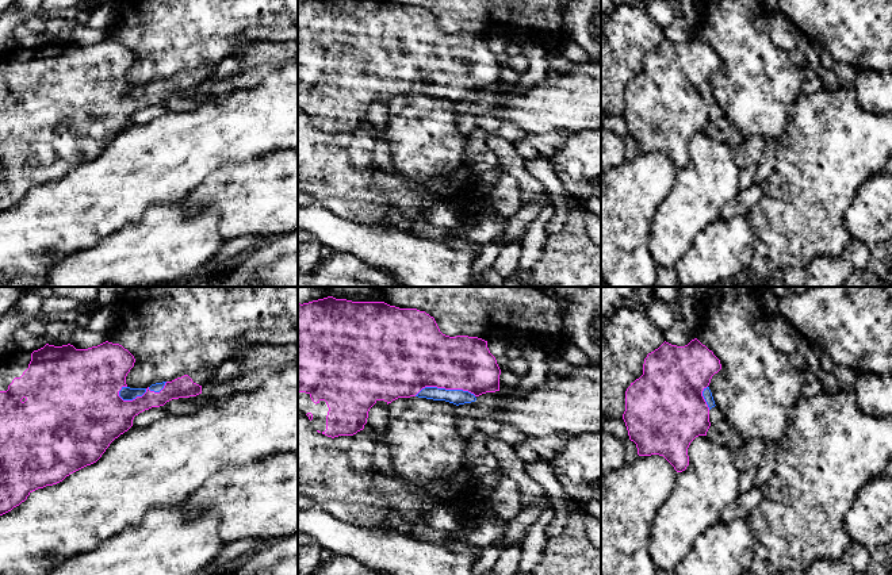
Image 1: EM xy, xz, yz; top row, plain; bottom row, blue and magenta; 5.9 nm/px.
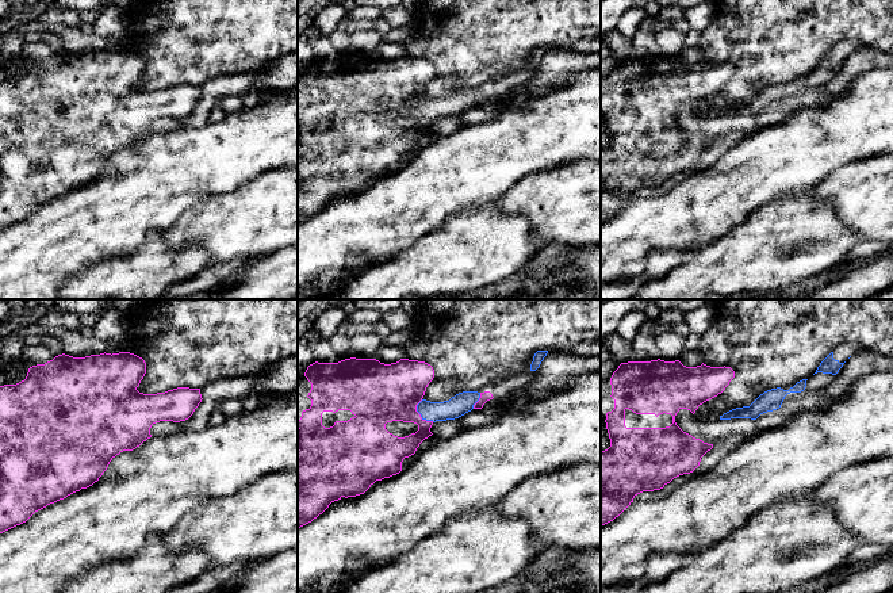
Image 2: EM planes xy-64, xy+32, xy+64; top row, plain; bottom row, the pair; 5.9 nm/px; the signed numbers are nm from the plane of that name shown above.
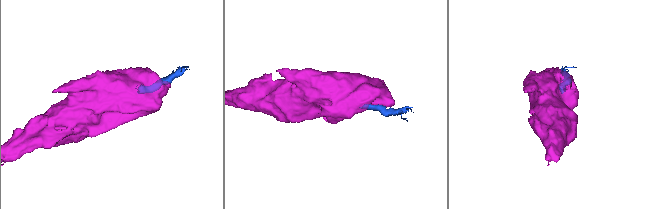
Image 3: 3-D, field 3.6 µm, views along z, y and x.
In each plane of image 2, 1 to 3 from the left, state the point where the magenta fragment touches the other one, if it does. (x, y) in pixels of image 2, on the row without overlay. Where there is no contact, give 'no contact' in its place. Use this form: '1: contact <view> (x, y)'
1: no contact
2: contact xy+32 (420, 110)
3: no contact

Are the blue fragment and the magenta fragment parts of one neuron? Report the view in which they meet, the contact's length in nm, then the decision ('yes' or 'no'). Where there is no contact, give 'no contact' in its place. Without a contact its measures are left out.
contact in xy; length 300 nm; yes

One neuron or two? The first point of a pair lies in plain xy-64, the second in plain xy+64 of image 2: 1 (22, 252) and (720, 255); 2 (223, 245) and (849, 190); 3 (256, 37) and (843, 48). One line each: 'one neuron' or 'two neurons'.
1: two neurons
2: one neuron
3: two neurons

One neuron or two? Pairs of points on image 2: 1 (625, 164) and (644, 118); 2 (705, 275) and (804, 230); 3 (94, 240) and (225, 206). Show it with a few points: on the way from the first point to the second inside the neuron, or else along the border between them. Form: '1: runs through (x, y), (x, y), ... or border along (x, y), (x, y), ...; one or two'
1: runs through (636, 153), (640, 149), (642, 129); one
2: runs through (729, 266), (769, 252), (780, 244); one
3: border along (206, 199), (191, 206), (164, 233); two

